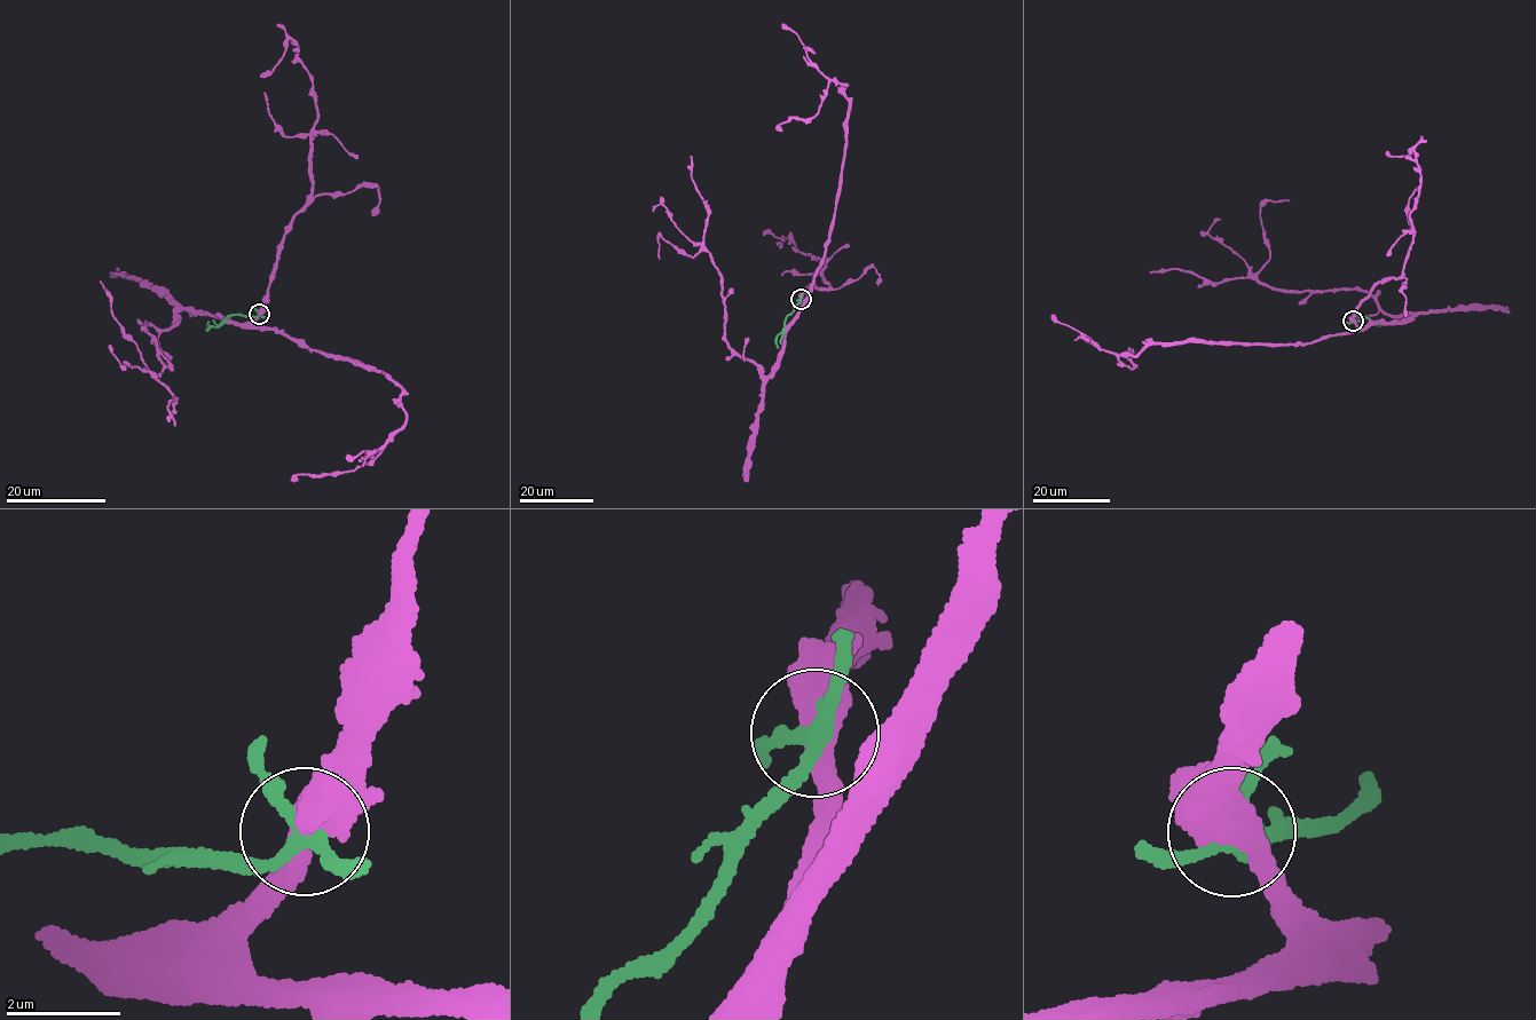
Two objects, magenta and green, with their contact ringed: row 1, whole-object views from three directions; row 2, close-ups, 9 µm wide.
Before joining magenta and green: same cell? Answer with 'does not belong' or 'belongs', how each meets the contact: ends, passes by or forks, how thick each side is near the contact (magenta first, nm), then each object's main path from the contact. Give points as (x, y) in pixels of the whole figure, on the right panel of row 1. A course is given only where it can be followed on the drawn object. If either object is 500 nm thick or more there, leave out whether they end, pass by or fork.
does not belong; calibres 550 and 260 nm; course magenta (1353, 321), (1356, 330), (1308, 344), (1148, 345), (1140, 353), (1118, 358), (1134, 369), (1128, 349), (1133, 354); course green (1353, 321), (1363, 316), (1370, 323), (1384, 323)

